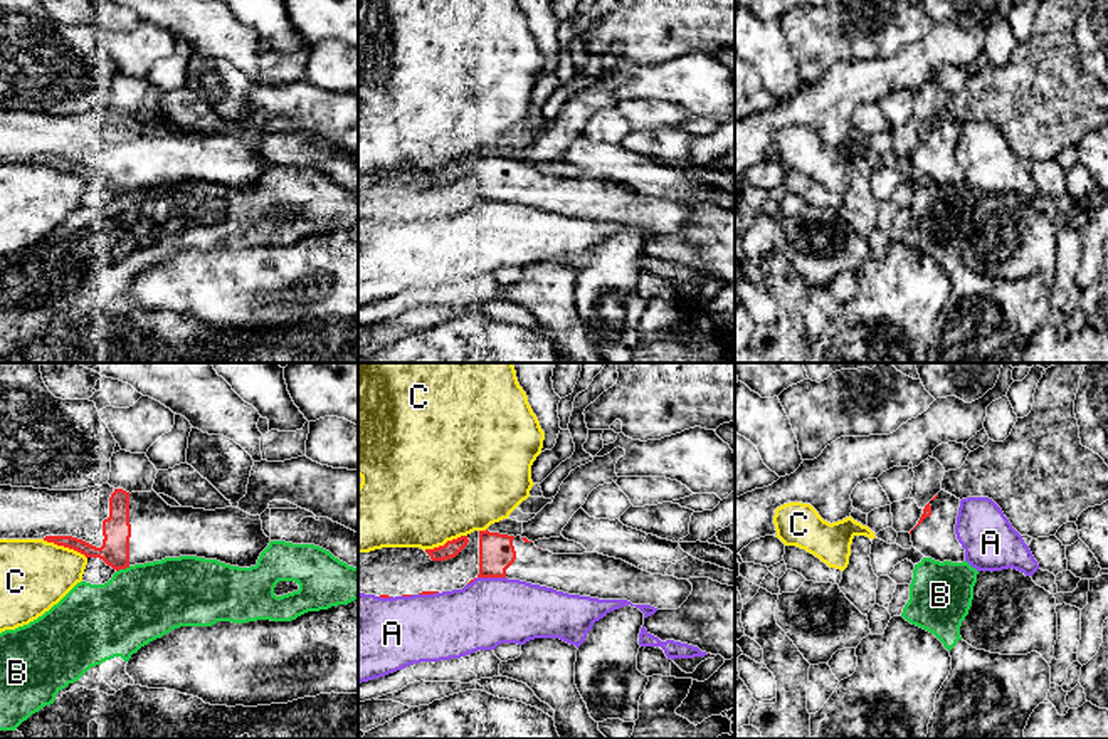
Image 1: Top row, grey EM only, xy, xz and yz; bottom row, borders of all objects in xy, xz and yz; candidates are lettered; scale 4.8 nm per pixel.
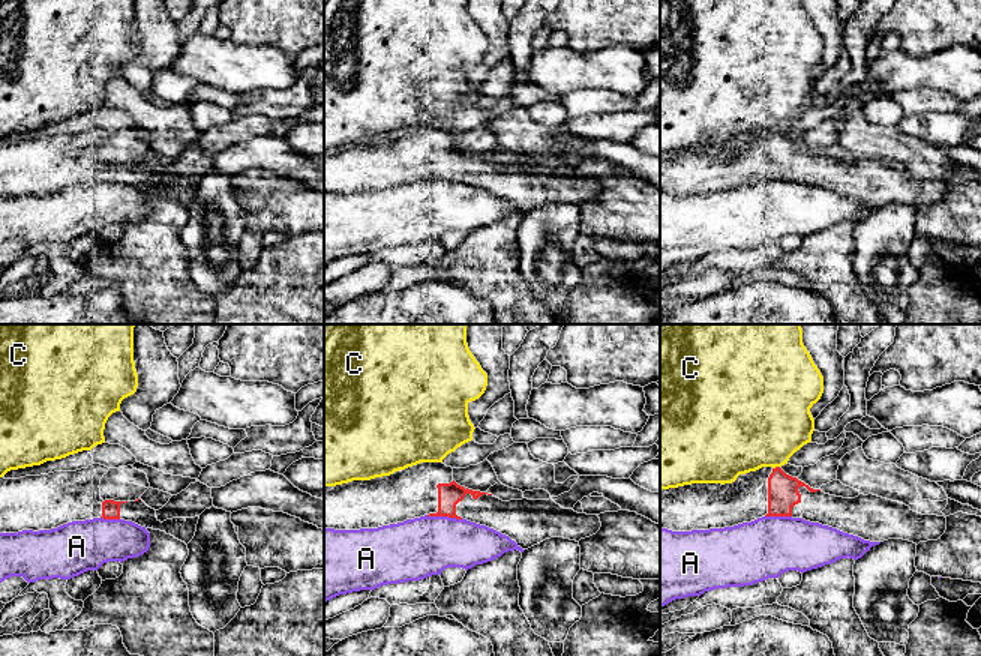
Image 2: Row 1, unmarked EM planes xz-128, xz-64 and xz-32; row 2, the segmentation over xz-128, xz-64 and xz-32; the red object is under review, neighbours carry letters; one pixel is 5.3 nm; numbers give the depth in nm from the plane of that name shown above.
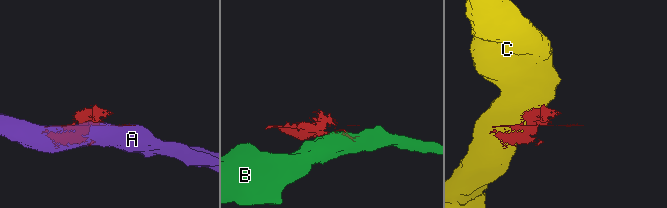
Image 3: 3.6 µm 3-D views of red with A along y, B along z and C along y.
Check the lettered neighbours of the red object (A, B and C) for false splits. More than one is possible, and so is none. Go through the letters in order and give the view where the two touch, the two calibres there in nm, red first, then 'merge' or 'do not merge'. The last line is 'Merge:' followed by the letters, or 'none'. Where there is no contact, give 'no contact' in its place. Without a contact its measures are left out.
A: meets red in xz; 180 nm thick on the red side, 320 nm on the other; do not merge
B: meets red in xy; 140 nm thick on the red side, 360 nm on the other; do not merge
C: meets red in xy; 140 nm thick on the red side, 340 nm on the other; do not merge
Merge: none

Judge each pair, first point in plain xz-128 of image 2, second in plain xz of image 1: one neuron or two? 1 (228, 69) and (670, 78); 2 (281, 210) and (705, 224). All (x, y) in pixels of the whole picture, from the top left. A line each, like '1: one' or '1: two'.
1: one
2: one

